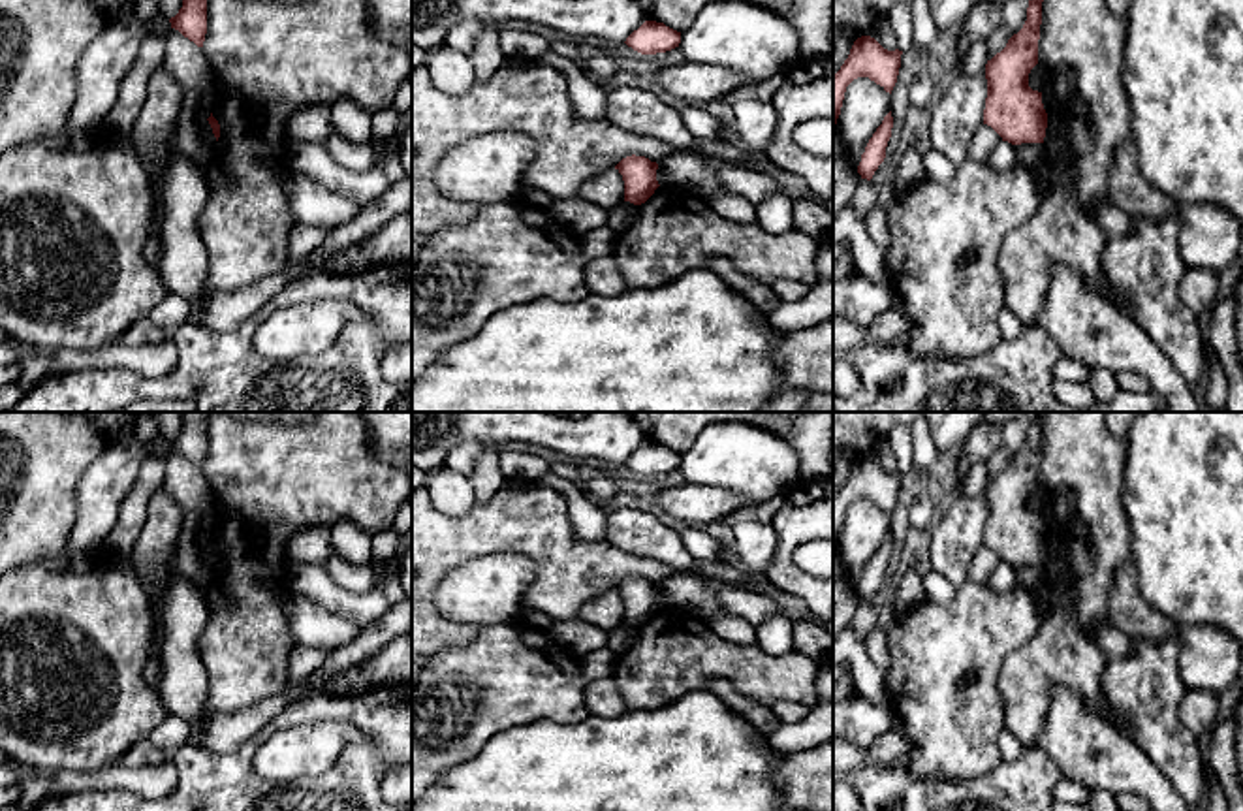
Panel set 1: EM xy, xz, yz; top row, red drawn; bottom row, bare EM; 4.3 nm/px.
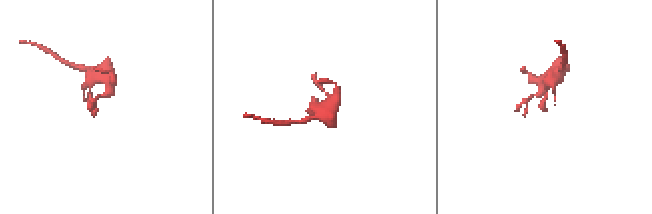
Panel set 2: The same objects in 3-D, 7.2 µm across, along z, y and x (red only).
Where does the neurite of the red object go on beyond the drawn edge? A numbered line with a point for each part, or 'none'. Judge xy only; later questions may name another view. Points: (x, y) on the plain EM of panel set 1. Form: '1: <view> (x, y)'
none

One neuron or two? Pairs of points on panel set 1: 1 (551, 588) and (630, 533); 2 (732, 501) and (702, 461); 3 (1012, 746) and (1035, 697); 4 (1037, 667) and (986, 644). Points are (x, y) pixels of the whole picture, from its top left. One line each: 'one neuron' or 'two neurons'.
1: two neurons
2: two neurons
3: two neurons
4: two neurons

